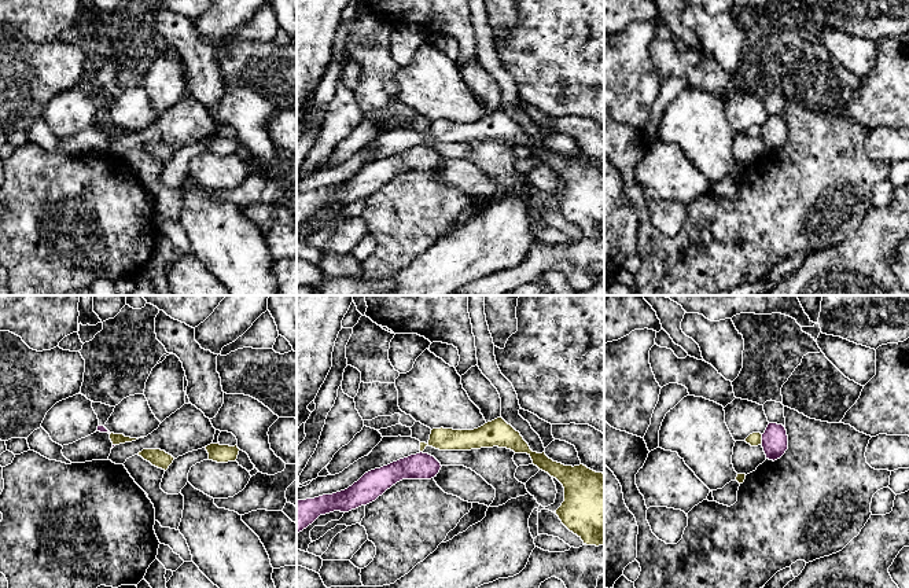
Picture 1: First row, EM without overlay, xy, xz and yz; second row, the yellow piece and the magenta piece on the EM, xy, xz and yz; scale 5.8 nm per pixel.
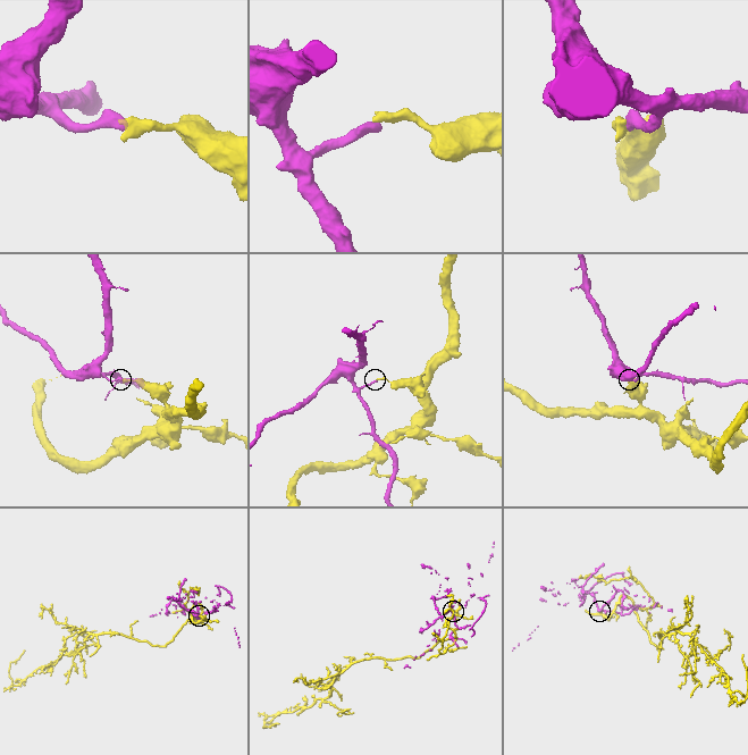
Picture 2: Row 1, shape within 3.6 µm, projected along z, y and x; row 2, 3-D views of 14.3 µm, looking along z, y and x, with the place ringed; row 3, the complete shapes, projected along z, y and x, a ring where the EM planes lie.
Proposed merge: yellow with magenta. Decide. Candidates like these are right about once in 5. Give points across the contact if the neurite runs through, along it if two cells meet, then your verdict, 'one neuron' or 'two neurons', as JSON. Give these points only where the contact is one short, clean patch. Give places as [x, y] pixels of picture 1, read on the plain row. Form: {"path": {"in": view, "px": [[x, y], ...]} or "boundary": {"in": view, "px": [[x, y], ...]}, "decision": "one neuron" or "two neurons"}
{"boundary": {"in": "yz", "px": [[761, 127], [762, 136]]}, "decision": "two neurons"}

